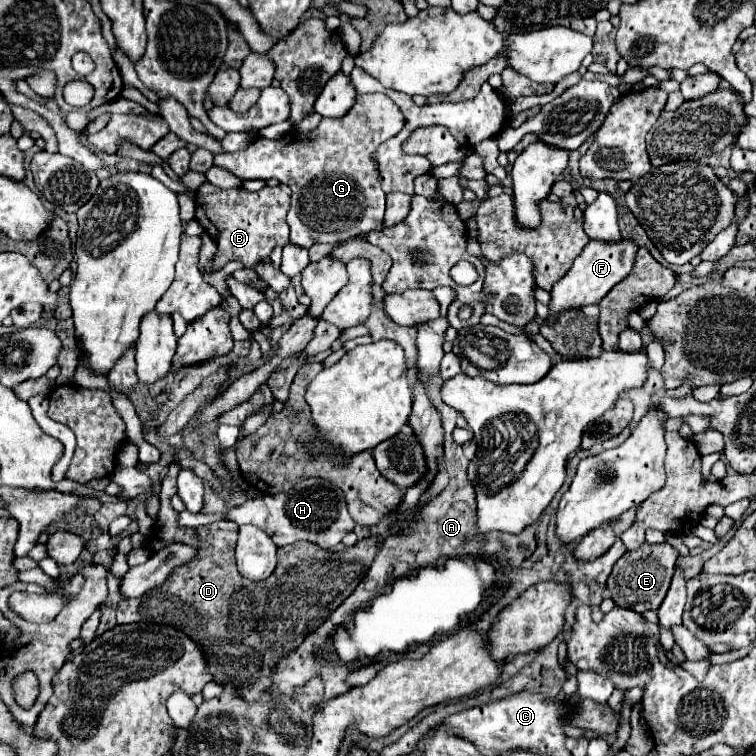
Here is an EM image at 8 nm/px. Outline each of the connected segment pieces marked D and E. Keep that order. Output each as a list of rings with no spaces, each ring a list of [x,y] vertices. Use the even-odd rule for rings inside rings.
[[[170,464],[166,478],[162,480],[160,488],[160,500],[162,508],[158,512],[158,522],[152,526],[152,534],[146,538],[146,550],[150,554],[160,552],[166,548],[166,544],[188,544],[196,550],[196,556],[174,568],[172,576],[164,580],[162,586],[156,586],[152,592],[146,592],[144,596],[120,600],[116,608],[116,620],[118,624],[130,624],[130,622],[144,622],[146,618],[156,620],[160,624],[170,624],[182,632],[186,632],[196,644],[202,646],[208,670],[220,684],[234,684],[238,694],[242,694],[246,700],[256,700],[264,694],[266,686],[270,684],[270,676],[276,670],[276,662],[294,650],[302,640],[314,632],[332,610],[336,610],[360,584],[360,580],[366,576],[376,552],[380,550],[382,538],[362,538],[354,546],[344,548],[340,552],[322,550],[312,542],[294,542],[290,546],[278,548],[278,566],[274,574],[264,582],[252,582],[236,570],[234,562],[234,548],[236,548],[236,524],[234,522],[214,522],[200,528],[186,528],[178,524],[178,512],[170,506],[170,498],[176,494],[176,476],[180,468],[176,464]]]
[[[644,542],[640,548],[636,548],[636,552],[626,552],[614,564],[614,568],[608,576],[606,586],[608,586],[612,600],[620,608],[630,608],[634,612],[658,610],[658,606],[662,604],[662,600],[668,592],[668,584],[670,584],[672,572],[674,572],[674,564],[670,564],[670,562],[676,562],[676,550],[670,544]],[[660,562],[668,562],[668,564],[660,564]]]

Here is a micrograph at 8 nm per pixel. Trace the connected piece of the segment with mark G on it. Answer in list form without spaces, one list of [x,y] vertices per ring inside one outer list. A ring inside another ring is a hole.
[[[362,94],[356,104],[342,118],[322,118],[322,122],[302,140],[296,132],[286,134],[280,140],[256,138],[248,148],[238,152],[222,152],[214,156],[214,166],[224,168],[240,180],[268,180],[276,178],[292,188],[292,206],[286,222],[290,226],[290,242],[300,248],[310,248],[314,242],[344,242],[352,236],[364,236],[372,230],[382,228],[386,194],[380,188],[380,174],[372,158],[374,150],[388,138],[396,136],[404,128],[404,116],[400,108],[384,94]]]

